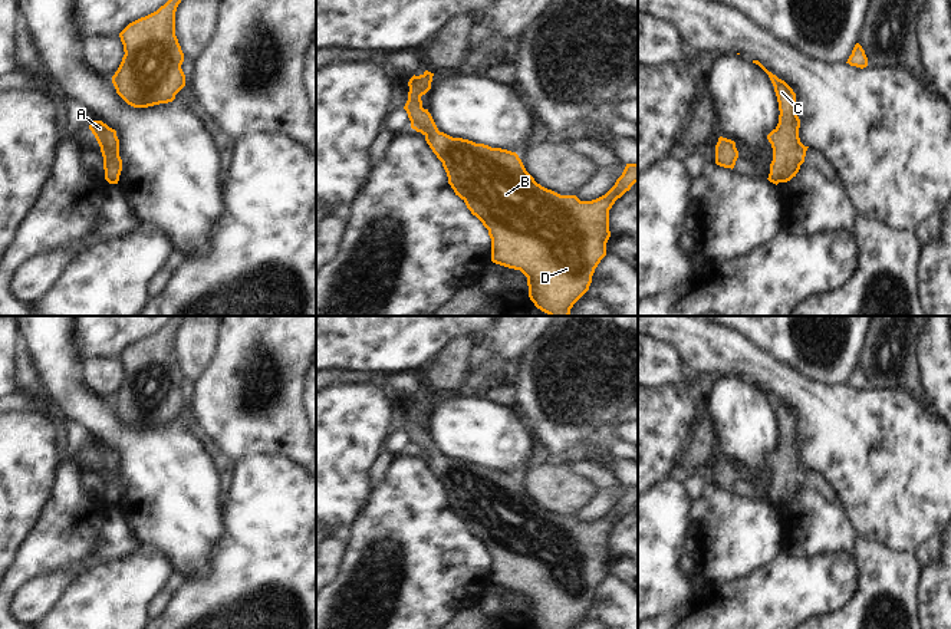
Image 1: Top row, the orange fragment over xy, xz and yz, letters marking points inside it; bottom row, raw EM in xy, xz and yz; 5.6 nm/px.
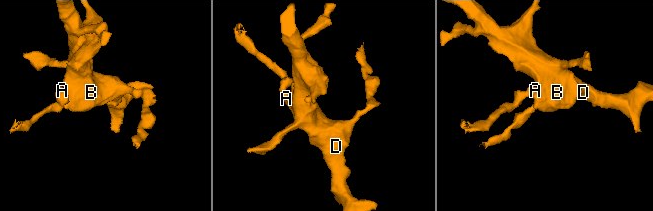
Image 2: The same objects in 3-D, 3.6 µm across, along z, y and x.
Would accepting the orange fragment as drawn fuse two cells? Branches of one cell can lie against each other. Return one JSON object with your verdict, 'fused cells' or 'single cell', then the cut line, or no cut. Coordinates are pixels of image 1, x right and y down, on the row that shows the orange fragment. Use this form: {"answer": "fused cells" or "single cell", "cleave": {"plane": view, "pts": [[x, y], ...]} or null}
{"answer": "single cell", "cleave": null}

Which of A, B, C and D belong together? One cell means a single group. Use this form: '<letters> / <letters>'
A B C D

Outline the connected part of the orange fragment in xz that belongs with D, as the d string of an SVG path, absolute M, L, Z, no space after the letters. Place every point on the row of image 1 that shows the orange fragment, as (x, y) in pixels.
M425 70L408 82L404 109L411 128L425 136L427 144L442 162L448 184L488 230L491 261L520 270L527 277L529 297L549 316L569 316L573 304L589 290L592 276L606 256L611 237L609 210L638 182L638 164L626 164L615 185L602 197L580 201L576 195L560 195L537 184L516 152L491 148L440 132L421 96L431 89L434 73Z

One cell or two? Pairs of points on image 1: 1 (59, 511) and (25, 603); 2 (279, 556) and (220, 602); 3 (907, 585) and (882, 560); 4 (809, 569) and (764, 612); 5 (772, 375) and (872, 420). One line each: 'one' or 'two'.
1: two
2: one
3: one
4: one
5: one

